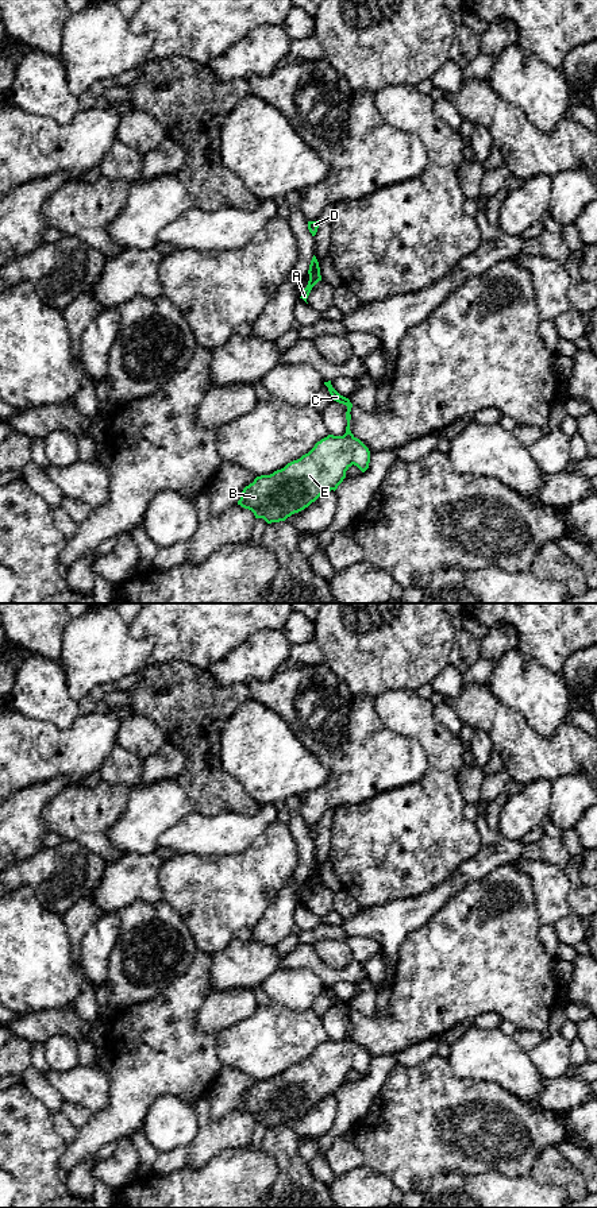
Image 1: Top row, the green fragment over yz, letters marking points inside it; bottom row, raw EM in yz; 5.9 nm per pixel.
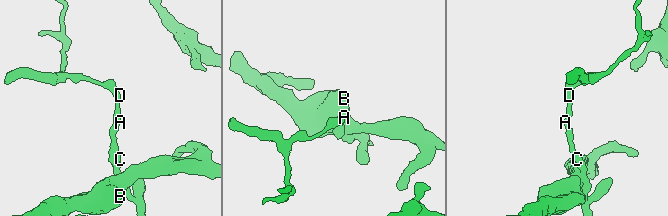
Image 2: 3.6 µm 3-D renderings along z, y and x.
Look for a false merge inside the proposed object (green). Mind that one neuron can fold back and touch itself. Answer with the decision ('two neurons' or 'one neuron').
two neurons

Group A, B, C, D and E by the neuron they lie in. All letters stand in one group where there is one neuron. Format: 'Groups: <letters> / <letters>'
Groups: A C D / B E

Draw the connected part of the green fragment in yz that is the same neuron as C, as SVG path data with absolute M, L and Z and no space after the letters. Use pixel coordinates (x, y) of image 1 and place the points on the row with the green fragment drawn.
M331 381L324 382L324 385L328 387L328 391L331 394L331 398L339 404L343 404L347 406L346 412L346 420L347 420L347 427L346 427L346 436L348 437L351 447L353 447L353 454L354 454L354 466L357 466L362 472L365 472L369 468L370 463L370 451L369 448L359 440L357 439L351 431L350 431L350 420L351 420L351 408L353 404L350 402L348 398L340 395L331 385Z

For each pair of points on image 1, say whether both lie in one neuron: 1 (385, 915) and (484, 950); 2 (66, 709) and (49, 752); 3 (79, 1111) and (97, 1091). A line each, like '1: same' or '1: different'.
1: different
2: different
3: different

